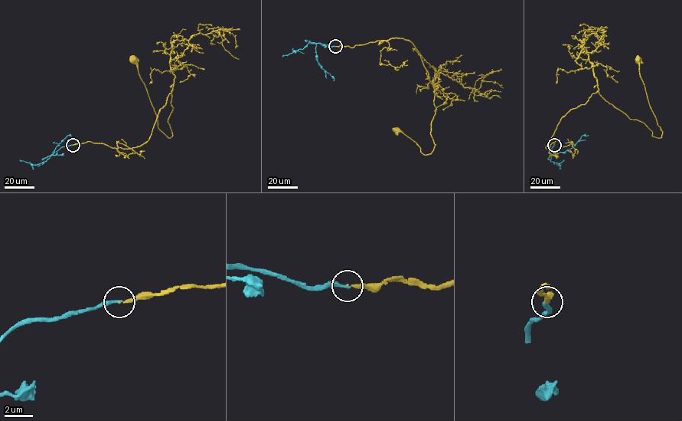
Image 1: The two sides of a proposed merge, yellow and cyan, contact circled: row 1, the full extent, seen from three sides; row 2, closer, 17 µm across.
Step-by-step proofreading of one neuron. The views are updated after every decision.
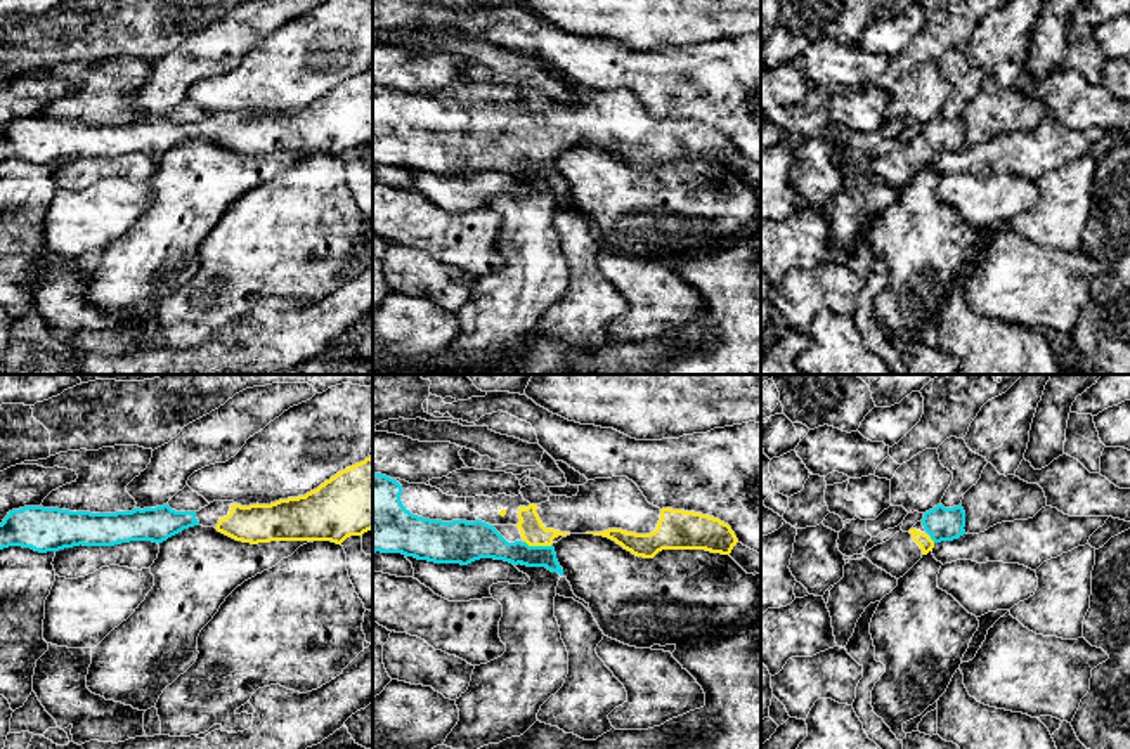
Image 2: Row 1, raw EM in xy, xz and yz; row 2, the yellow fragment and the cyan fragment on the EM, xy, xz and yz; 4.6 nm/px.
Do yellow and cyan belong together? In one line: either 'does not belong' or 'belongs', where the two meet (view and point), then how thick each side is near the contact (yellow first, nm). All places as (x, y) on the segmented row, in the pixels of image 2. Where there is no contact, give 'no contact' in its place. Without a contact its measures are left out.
belongs | xz (539, 545) | 120/150 nm

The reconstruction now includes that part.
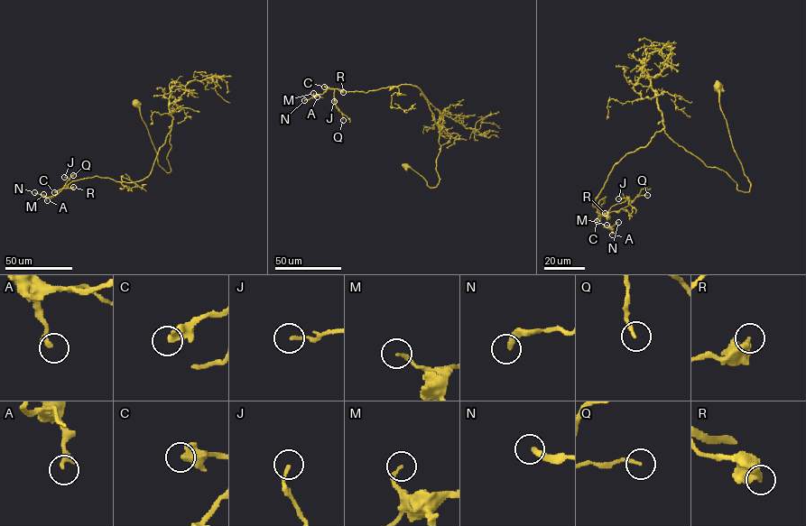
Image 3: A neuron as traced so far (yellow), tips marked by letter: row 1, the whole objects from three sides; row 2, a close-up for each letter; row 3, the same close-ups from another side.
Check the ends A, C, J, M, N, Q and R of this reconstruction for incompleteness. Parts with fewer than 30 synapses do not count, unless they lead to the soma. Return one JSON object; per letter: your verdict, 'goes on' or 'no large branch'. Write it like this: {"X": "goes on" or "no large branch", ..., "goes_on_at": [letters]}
{"A": "no large branch", "C": "goes on", "J": "no large branch", "M": "no large branch", "N": "no large branch", "Q": "no large branch", "R": "no large branch", "goes_on_at": ["C"]}

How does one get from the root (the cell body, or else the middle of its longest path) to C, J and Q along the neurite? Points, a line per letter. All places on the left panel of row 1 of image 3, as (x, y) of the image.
C: (136, 104), (158, 164), (171, 171), (170, 132), (142, 179), (95, 176), (54, 192)
J: (136, 104), (158, 164), (171, 171), (170, 132), (142, 179), (95, 176), (65, 189), (64, 177)
Q: (136, 104), (158, 164), (171, 171), (170, 132), (142, 179), (95, 176), (65, 189), (73, 175)

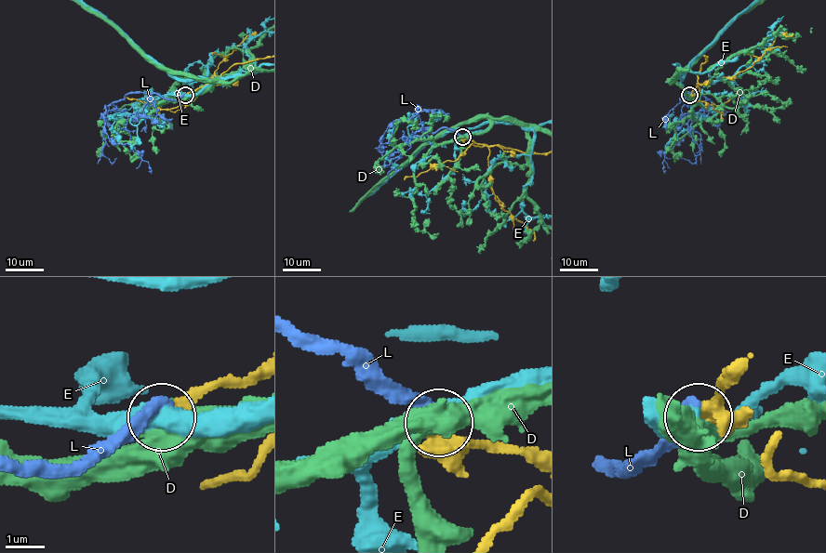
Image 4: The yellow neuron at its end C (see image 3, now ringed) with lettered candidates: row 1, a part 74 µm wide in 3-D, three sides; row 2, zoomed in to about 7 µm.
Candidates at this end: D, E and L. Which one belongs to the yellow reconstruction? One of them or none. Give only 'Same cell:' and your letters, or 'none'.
Same cell: none

